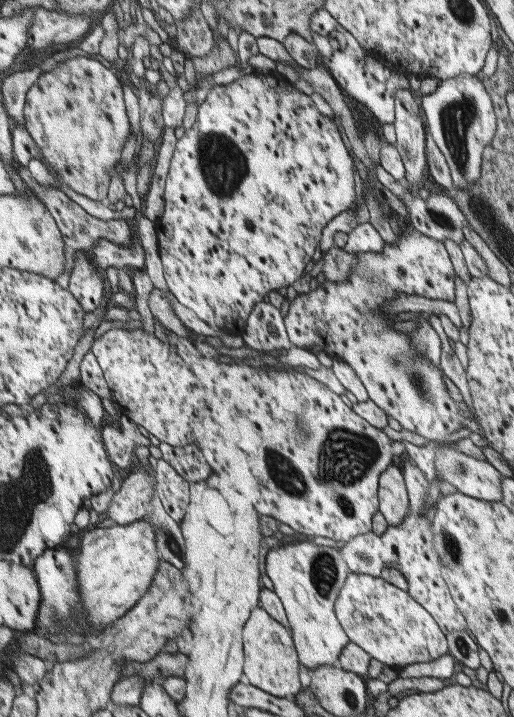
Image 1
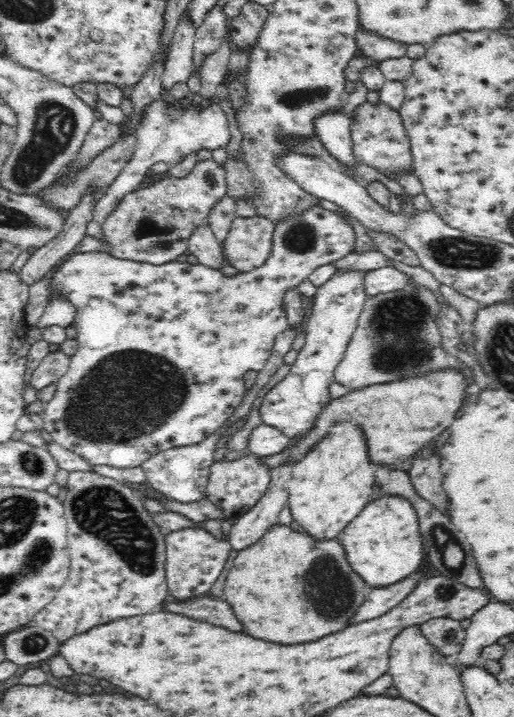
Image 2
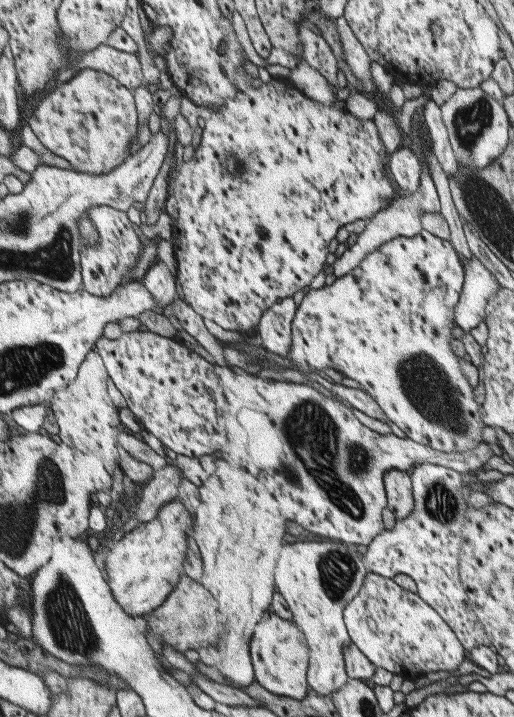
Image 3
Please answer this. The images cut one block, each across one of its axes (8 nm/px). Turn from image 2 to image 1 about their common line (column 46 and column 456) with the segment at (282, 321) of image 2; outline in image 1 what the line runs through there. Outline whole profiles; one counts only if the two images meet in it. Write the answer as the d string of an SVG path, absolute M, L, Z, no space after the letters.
M404 225L395 244L383 243L380 253L362 252L355 254L355 264L351 268L349 278L341 282L324 281L321 286L307 293L297 295L288 307L283 317L284 329L292 346L308 349L317 346L333 358L339 358L350 366L357 378L365 387L368 399L379 407L385 415L397 420L401 429L414 432L429 441L443 442L453 432L461 429L461 414L459 404L453 402L445 390L443 374L438 366L429 364L428 358L423 358L409 344L407 333L395 330L393 320L386 319L380 306L386 298L394 298L398 292L416 294L431 300L453 303L452 262L449 262L448 252L442 241L432 239L423 233Z

